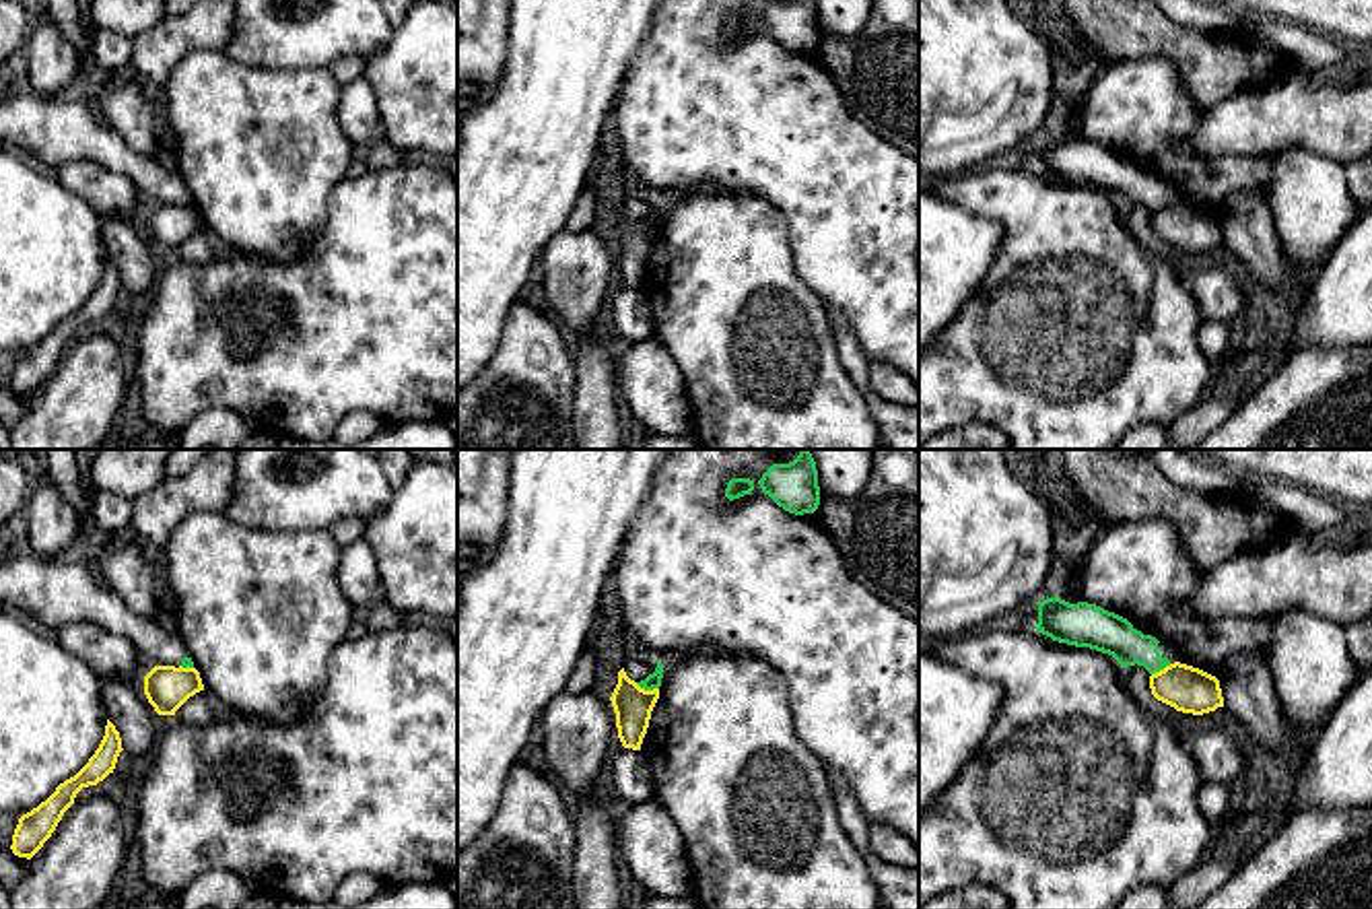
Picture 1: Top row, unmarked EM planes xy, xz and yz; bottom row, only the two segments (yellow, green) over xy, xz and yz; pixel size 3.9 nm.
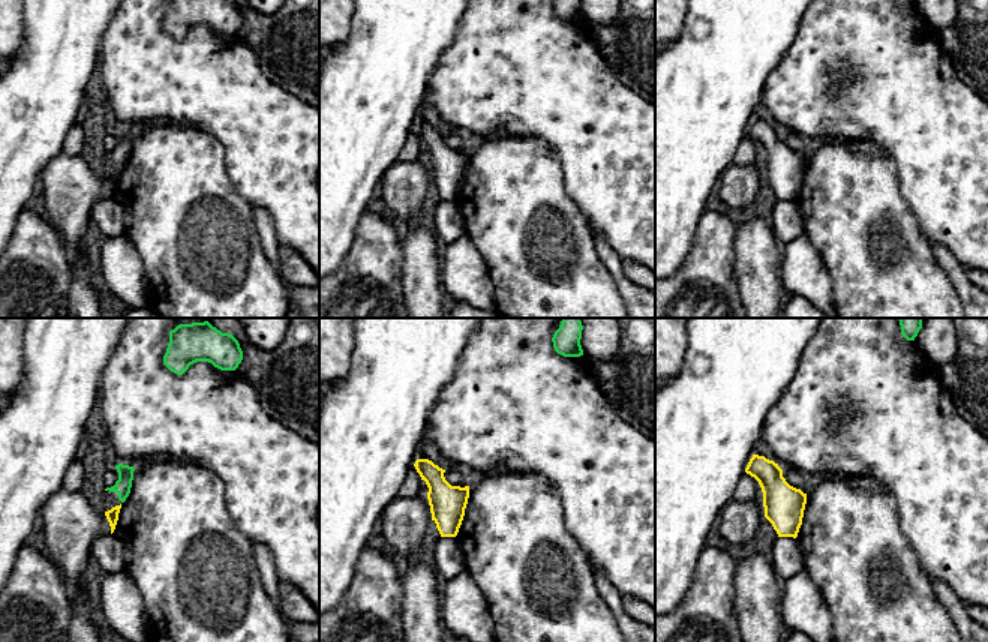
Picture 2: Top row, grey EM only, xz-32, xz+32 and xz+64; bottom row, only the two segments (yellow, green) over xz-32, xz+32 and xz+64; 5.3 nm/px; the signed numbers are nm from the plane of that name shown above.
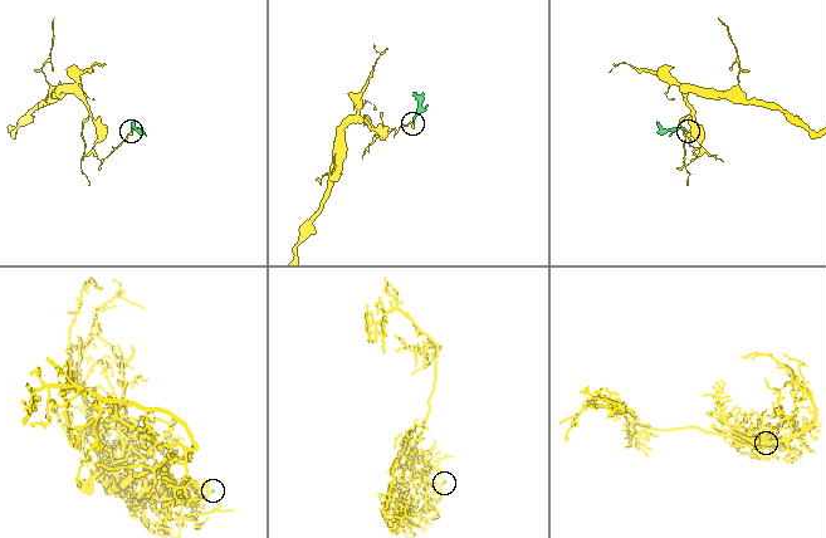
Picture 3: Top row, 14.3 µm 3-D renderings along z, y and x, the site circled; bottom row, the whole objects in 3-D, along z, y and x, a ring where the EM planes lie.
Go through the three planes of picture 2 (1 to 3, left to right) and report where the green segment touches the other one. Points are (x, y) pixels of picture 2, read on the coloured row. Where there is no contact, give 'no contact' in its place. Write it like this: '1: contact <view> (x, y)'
1: no contact
2: no contact
3: no contact

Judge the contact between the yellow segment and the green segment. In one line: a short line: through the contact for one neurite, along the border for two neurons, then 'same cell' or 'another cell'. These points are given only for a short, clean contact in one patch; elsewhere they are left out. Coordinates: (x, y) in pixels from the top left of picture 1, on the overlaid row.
line xz (635, 683), (645, 689), (658, 689); another cell

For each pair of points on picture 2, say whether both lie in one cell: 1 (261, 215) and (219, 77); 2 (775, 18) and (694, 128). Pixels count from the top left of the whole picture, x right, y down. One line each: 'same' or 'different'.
1: different
2: same

